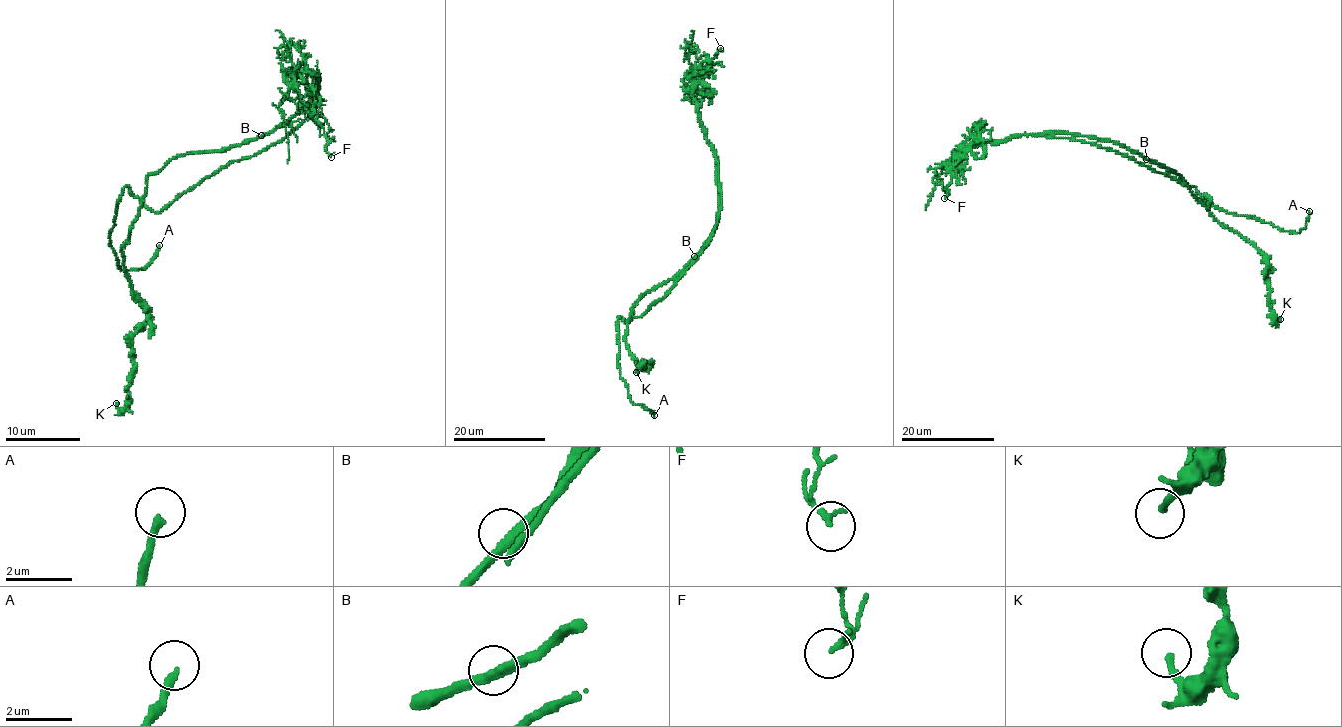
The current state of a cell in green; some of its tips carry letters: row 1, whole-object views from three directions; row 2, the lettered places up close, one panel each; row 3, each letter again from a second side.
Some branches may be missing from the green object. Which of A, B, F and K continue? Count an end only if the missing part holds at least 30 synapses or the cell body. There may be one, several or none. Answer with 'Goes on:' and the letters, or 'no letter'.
Goes on: A

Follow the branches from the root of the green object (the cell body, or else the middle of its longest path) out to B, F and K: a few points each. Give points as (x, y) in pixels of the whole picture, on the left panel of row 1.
B: (271, 145), (280, 142), (315, 110), (320, 88), (318, 79), (313, 96), (299, 112), (288, 122), (261, 135)
F: (271, 145), (315, 109), (319, 85), (307, 70), (291, 72), (306, 86), (303, 104), (324, 130), (331, 157)
K: (271, 145), (202, 178), (159, 211), (140, 210), (121, 254), (146, 319), (133, 337), (128, 405), (116, 403)

